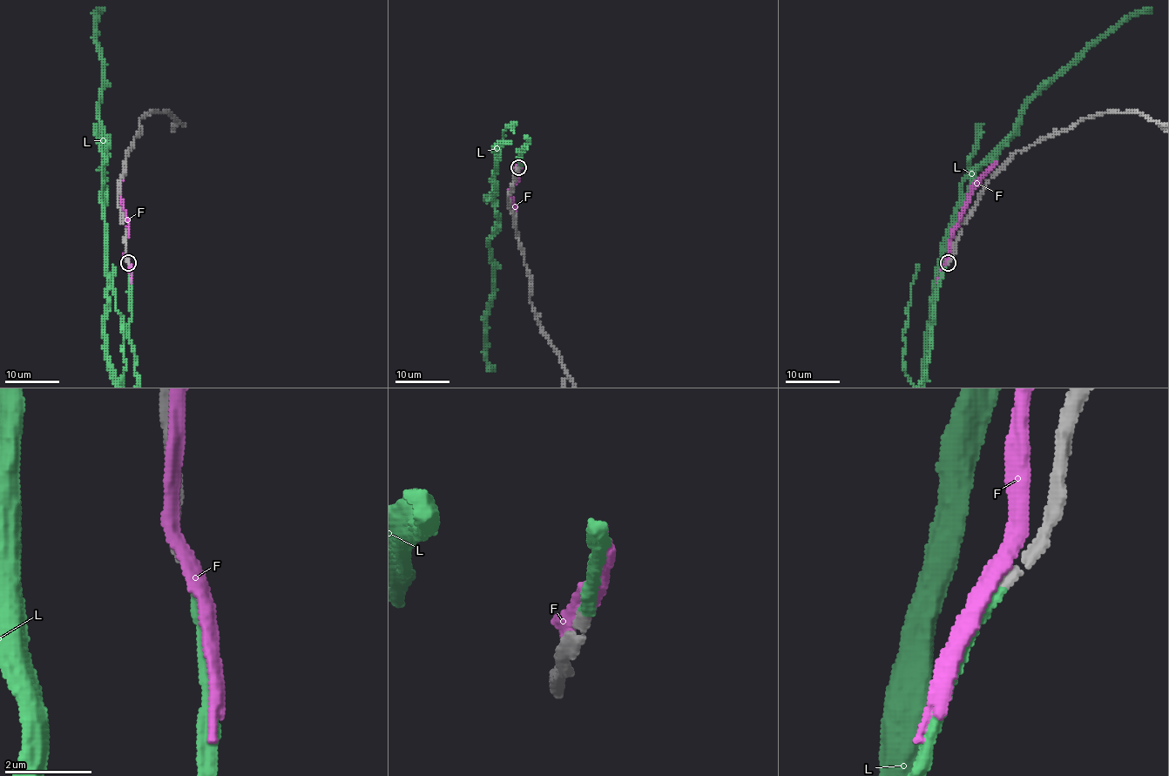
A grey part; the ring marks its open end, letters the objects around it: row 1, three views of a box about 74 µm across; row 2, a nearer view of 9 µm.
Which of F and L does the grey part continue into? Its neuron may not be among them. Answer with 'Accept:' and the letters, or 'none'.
Accept: L

